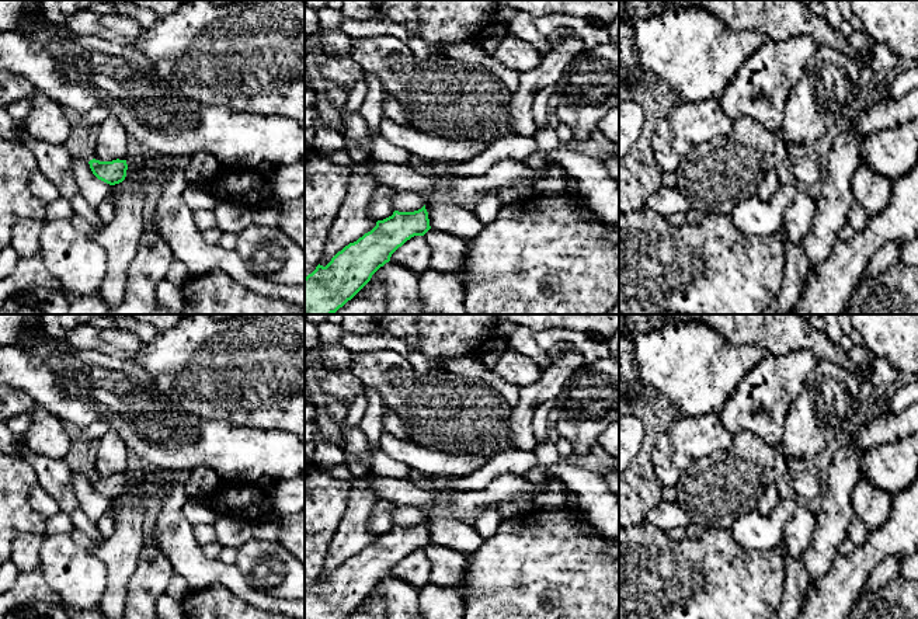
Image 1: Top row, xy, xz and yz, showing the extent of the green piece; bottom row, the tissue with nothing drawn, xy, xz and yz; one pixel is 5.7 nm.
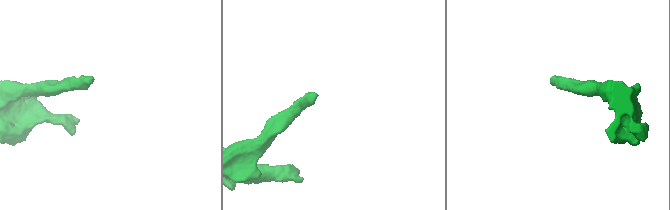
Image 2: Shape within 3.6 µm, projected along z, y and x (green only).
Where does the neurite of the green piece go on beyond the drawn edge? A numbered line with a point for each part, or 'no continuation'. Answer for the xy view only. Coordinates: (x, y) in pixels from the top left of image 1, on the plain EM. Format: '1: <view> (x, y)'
1: xy (148, 487)

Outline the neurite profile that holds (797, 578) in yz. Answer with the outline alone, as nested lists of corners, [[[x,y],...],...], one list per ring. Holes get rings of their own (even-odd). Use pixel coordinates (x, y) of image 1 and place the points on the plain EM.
[[[785,552],[785,566],[785,598],[771,619],[796,619],[810,581],[810,575],[803,566],[801,557],[794,557]]]

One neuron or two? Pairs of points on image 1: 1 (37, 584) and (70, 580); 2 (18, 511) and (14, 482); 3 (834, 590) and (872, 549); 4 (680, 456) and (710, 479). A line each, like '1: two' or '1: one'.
1: two
2: one
3: one
4: two

